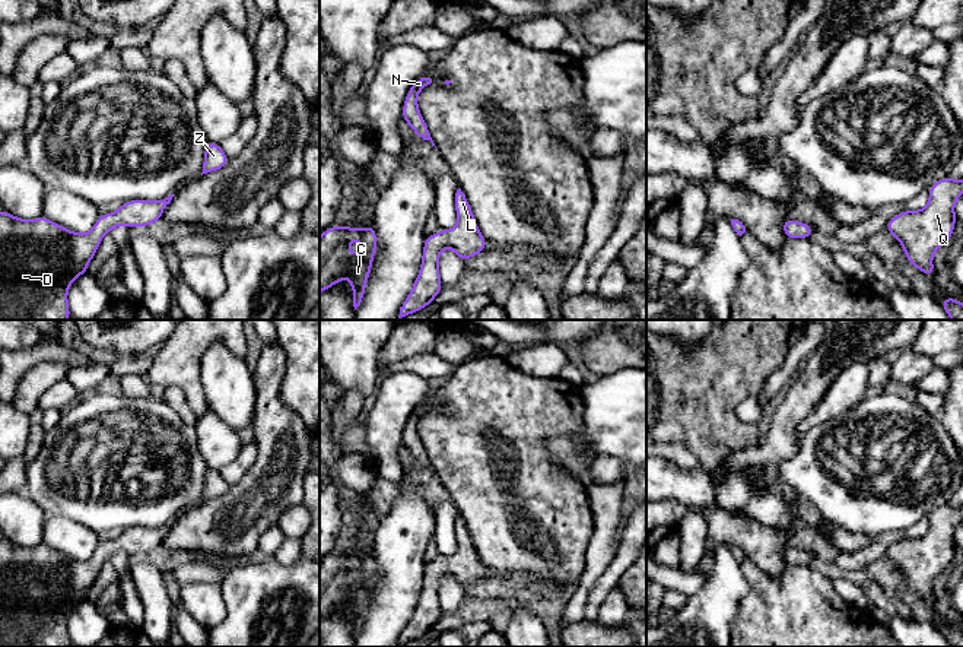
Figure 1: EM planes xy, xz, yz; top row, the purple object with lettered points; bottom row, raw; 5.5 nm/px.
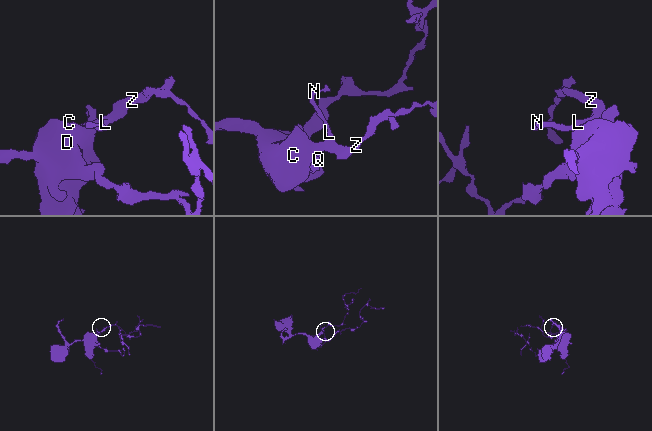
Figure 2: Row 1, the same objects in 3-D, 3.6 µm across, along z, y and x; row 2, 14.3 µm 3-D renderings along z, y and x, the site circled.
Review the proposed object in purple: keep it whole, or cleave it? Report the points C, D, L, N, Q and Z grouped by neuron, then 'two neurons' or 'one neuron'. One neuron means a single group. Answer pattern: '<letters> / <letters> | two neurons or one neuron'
C D L N Q Z | one neuron

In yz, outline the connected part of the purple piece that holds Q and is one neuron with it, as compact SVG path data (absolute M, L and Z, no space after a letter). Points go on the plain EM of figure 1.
M945 504L929 514L929 527L922 537L894 542L886 558L894 562L906 586L921 599L934 603L932 581L950 570L957 548L954 530L963 521L963 505Z

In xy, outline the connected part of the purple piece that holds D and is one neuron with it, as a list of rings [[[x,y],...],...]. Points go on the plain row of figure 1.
[[[171,521],[163,527],[128,527],[112,540],[101,542],[88,561],[73,559],[45,543],[32,548],[16,545],[6,537],[0,539],[0,647],[67,647],[71,641],[67,629],[67,618],[73,608],[85,602],[95,583],[102,564],[118,552],[147,554],[159,548],[163,535],[171,530]]]

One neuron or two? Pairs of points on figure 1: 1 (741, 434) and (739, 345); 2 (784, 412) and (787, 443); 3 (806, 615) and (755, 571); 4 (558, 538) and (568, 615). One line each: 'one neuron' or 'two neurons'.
1: one neuron
2: one neuron
3: one neuron
4: two neurons

